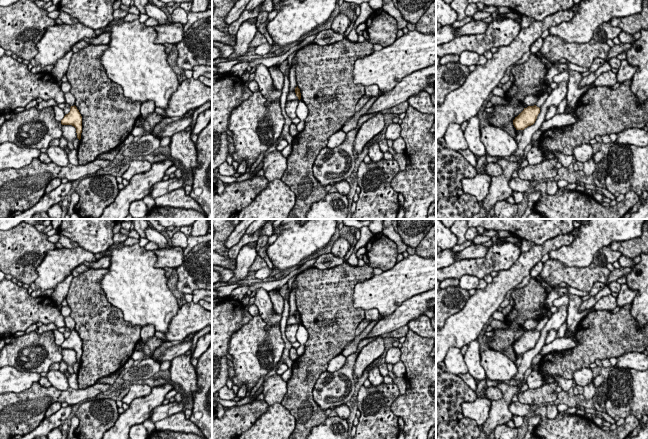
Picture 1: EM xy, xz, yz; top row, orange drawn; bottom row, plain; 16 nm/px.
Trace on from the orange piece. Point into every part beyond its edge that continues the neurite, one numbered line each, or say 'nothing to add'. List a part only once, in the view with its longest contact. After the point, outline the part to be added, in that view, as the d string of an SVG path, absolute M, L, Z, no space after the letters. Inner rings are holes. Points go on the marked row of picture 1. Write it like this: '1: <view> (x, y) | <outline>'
nothing to add

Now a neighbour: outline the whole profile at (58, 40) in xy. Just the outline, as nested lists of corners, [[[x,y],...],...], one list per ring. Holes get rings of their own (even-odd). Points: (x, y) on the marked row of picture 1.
[[[82,23],[50,26],[35,46],[38,53],[34,59],[42,68],[47,65],[54,66],[79,41],[94,37],[96,37],[95,31]]]

